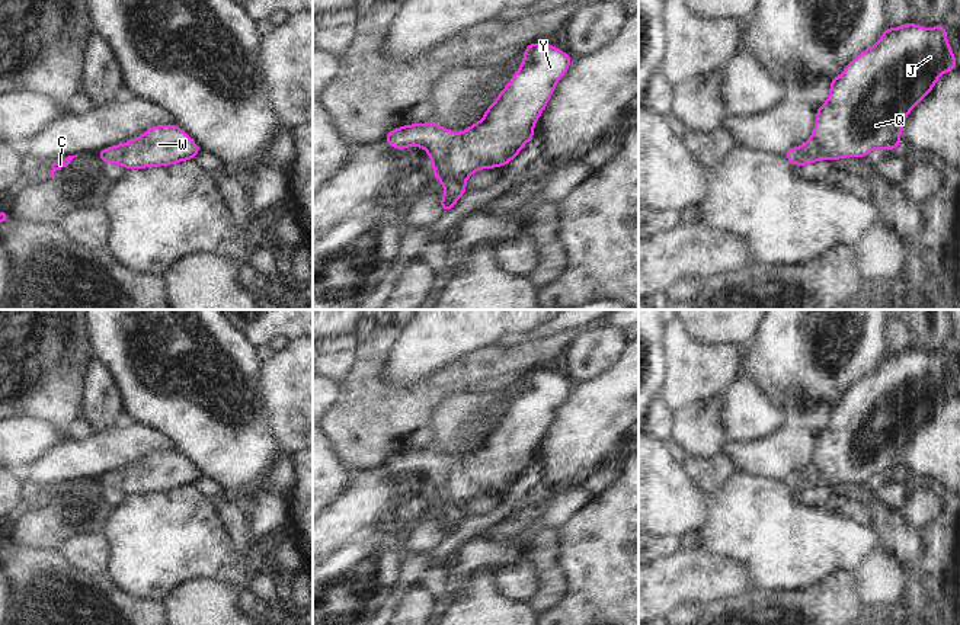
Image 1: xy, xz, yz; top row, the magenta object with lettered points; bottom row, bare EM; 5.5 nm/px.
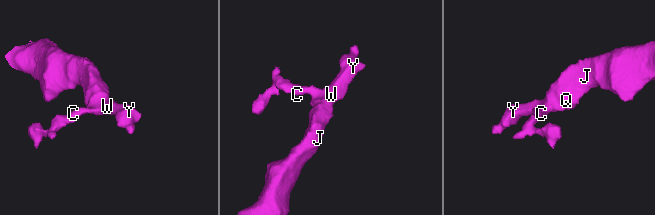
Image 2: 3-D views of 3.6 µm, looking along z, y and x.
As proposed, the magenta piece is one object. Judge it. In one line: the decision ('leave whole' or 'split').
leave whole

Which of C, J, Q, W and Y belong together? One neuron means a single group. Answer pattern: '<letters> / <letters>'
C J Q W Y

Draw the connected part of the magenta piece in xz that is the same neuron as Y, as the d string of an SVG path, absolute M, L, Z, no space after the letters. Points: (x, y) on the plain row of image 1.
M547 366L528 369L519 395L486 435L481 446L458 461L433 446L410 449L391 455L383 467L394 475L413 471L426 475L433 493L432 503L445 513L441 523L444 539L467 517L465 506L474 497L503 493L534 464L534 451L572 384Z

